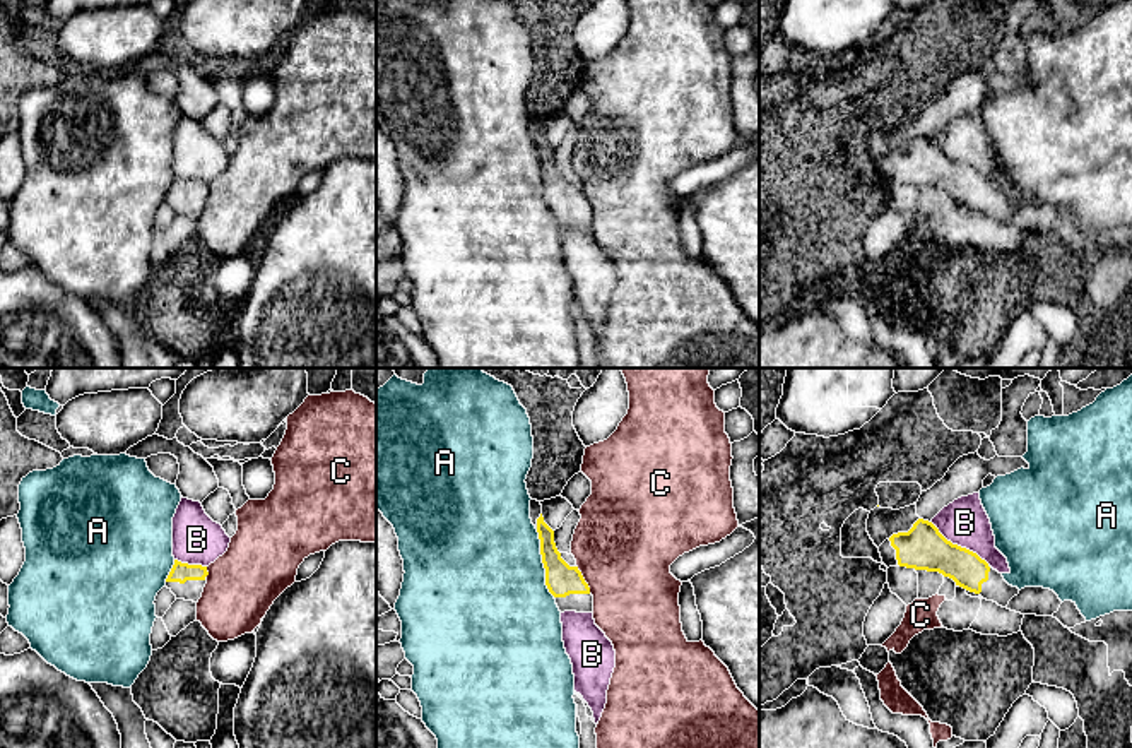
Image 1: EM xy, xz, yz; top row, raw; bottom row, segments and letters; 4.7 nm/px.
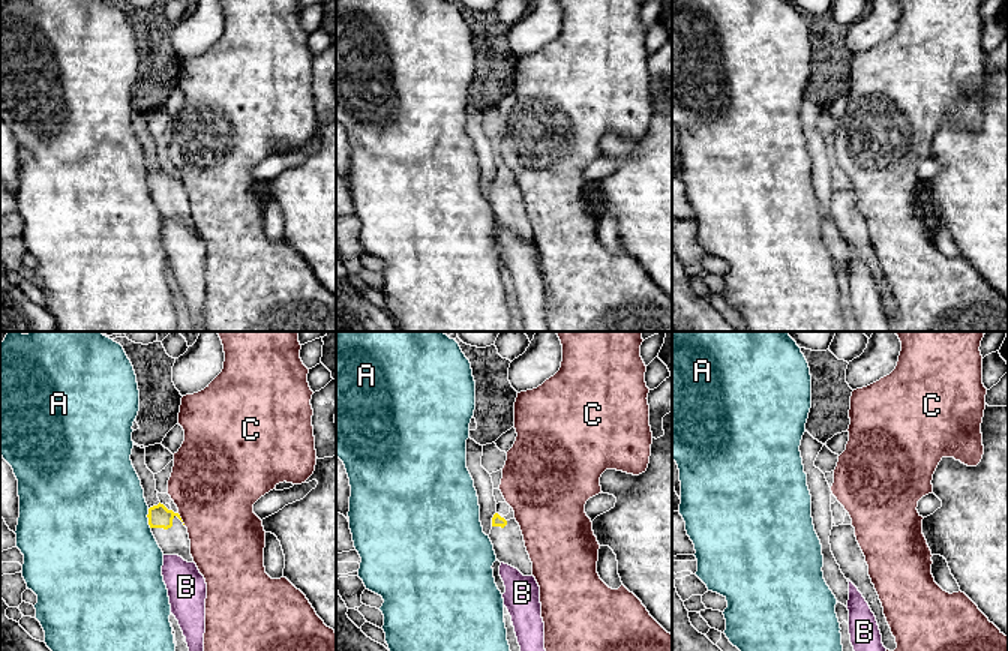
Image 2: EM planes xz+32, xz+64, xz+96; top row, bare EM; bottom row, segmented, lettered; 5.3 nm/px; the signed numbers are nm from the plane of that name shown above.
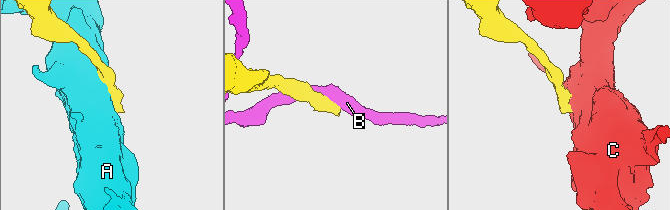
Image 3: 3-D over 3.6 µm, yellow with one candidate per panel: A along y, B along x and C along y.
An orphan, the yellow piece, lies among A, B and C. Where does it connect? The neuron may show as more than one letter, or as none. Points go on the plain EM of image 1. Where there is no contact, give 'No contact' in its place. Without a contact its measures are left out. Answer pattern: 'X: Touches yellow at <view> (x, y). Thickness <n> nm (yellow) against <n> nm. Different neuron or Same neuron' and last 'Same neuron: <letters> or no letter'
A: Touches yellow at xz (542, 178). Thickness 150 nm (yellow) against 500 nm. Different neuron
B: Touches yellow at yz (960, 163). Thickness 200 nm (yellow) against 220 nm. Different neuron
C: Touches yellow at xz (583, 195). Thickness 150 nm (yellow) against 480 nm. Different neuron
Same neuron: no letter

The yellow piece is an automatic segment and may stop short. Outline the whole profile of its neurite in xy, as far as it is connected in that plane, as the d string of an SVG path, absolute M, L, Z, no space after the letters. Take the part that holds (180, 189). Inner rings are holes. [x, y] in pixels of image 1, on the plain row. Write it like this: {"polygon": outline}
{"polygon": "M174 176L164 204L168 204L176 216L198 219L207 200L207 192L207 183Z"}

